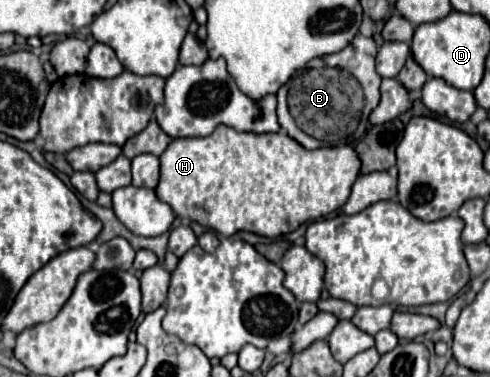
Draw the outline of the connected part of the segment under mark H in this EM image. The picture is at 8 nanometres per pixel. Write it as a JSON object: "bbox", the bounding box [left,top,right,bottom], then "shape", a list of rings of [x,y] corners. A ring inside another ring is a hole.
{"bbox":[156,125,360,237],"shape":[[[218,125],[208,137],[174,139],[160,155],[160,183],[156,195],[168,203],[178,217],[198,221],[212,231],[230,237],[236,231],[252,231],[264,237],[280,237],[292,233],[302,223],[330,215],[340,209],[352,191],[352,183],[360,175],[360,157],[352,145],[322,147],[308,151],[284,131],[278,133],[240,133],[228,125]]]}

